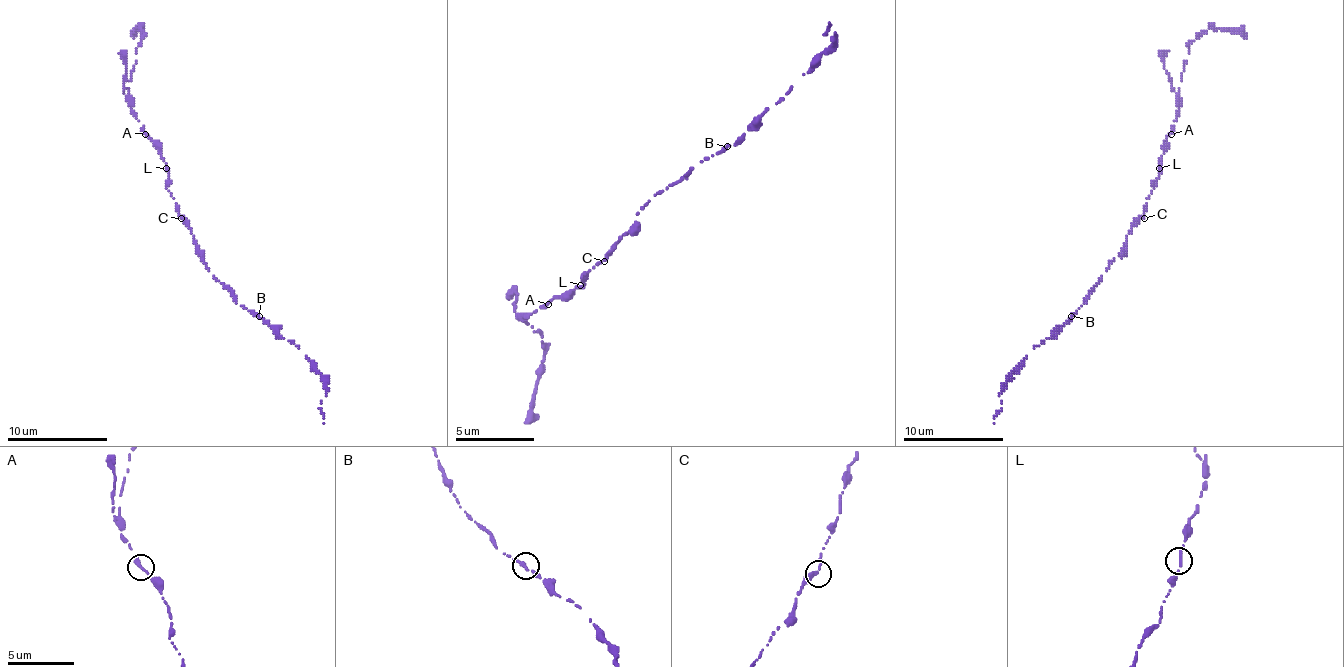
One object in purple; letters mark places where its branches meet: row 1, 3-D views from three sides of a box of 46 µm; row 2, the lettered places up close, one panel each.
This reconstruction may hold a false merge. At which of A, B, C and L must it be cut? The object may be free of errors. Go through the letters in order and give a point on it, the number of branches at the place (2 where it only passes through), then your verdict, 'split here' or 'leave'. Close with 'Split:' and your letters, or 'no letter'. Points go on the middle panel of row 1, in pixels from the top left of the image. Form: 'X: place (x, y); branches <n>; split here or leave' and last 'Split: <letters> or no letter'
A: place (548, 304); branches 1; leave
B: place (727, 146); branches 1; leave
C: place (604, 261); branches 2; leave
L: place (580, 285); branches 1; leave
Split: no letter

